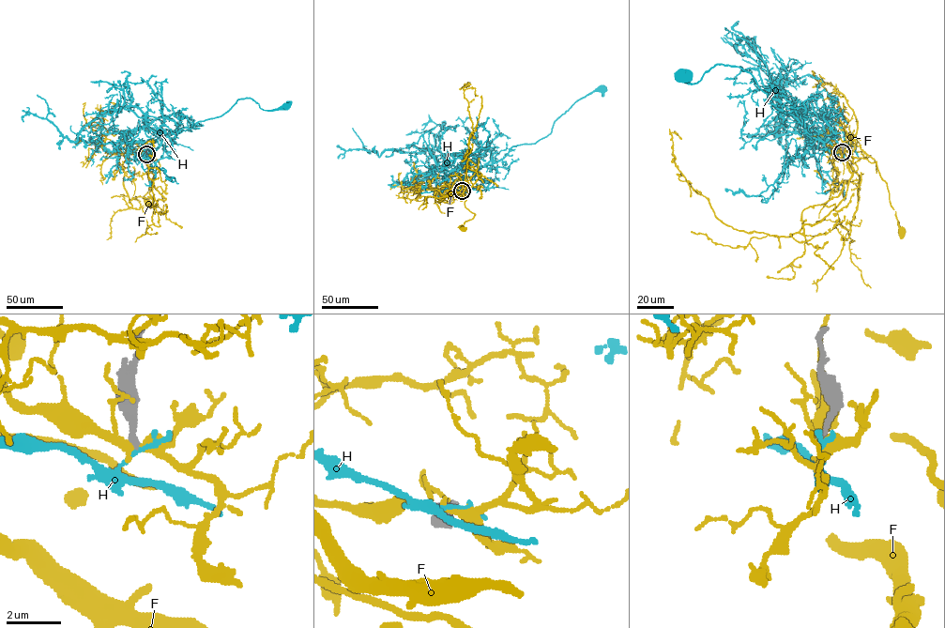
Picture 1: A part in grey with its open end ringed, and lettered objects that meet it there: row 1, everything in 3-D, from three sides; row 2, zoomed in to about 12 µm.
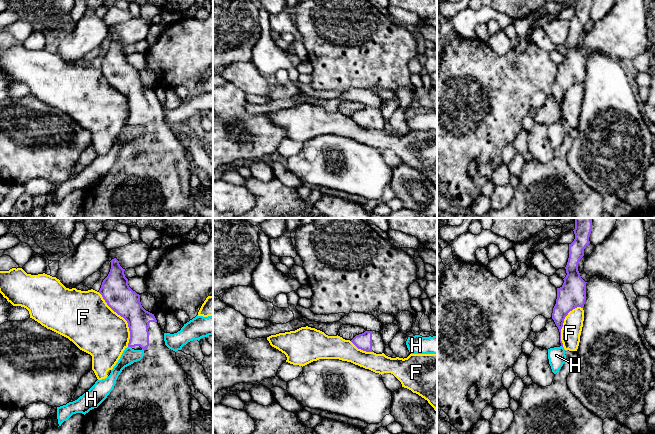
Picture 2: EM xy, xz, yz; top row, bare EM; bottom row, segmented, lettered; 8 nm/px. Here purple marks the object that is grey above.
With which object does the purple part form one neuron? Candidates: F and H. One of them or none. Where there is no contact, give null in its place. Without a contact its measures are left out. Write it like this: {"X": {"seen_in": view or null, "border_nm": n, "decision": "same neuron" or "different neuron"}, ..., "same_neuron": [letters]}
{"F": {"seen_in": "xy", "border_nm": 500, "decision": "different neuron"}, "H": {"seen_in": "xy", "border_nm": 40, "decision": "different neuron"}, "same_neuron": []}

